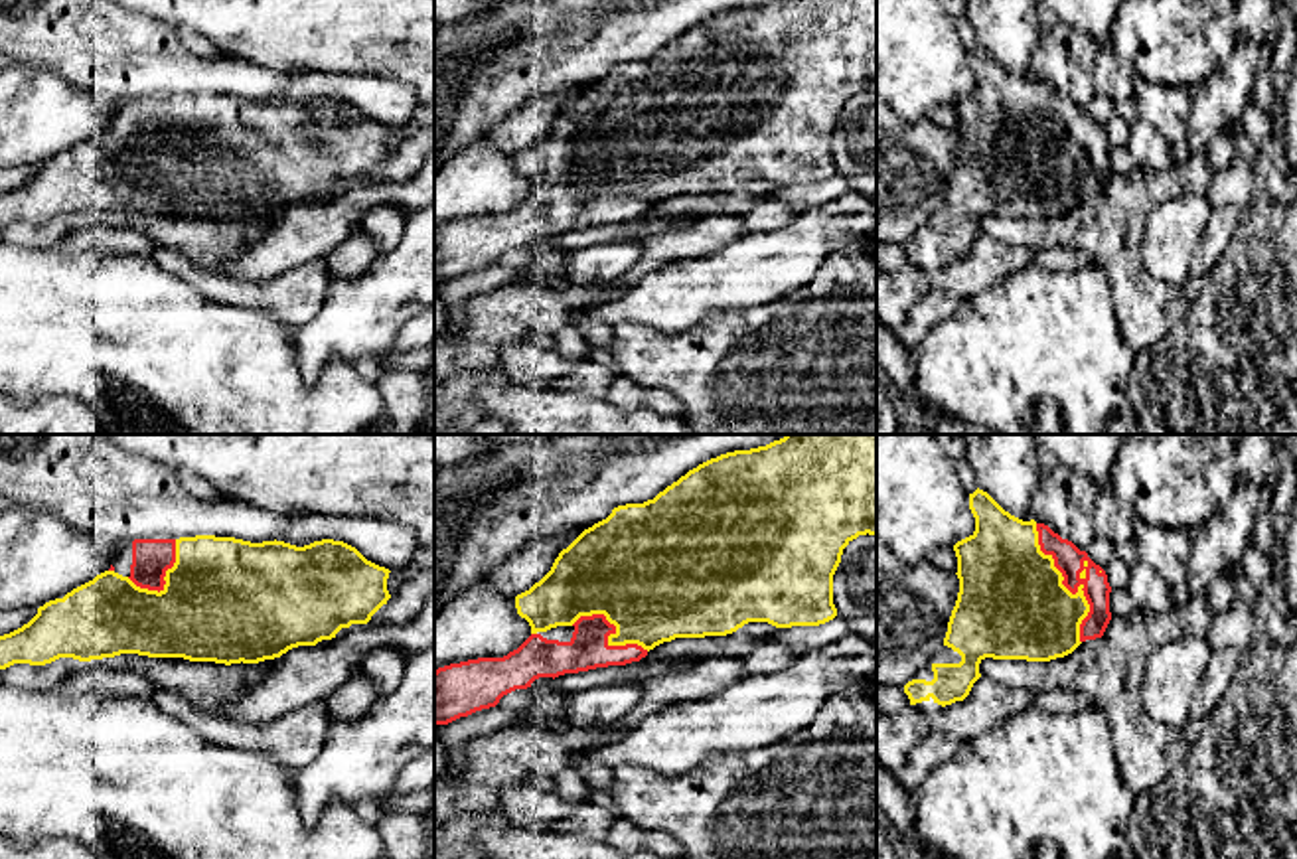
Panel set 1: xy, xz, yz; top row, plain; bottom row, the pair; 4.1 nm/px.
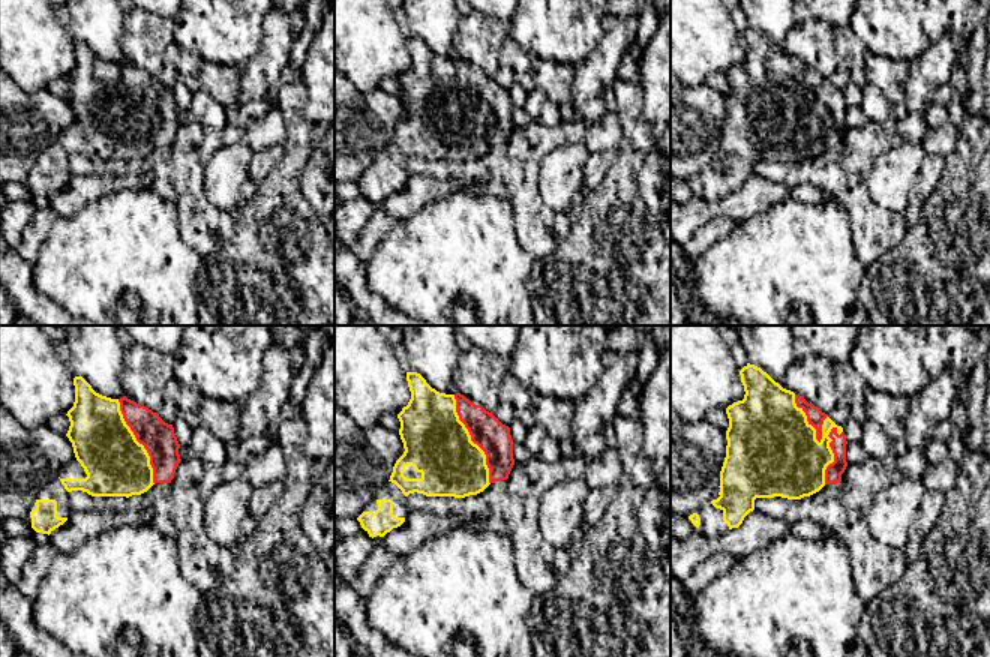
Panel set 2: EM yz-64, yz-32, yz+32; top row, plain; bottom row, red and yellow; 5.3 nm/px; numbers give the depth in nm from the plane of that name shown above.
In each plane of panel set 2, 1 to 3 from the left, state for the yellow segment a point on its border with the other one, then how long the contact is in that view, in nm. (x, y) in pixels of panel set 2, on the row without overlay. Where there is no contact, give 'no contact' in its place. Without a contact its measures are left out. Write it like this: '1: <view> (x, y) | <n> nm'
1: yz-64 (138, 105) | 500 nm
2: yz-32 (471, 104) | 500 nm
3: yz+32 (807, 83) | 300 nm

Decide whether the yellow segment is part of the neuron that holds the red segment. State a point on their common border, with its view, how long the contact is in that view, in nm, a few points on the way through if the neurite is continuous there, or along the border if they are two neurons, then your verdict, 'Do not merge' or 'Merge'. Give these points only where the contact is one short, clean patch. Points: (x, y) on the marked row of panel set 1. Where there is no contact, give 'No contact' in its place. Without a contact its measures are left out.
Touches red at yz (1068, 589). Shared border 500 nm. Merge

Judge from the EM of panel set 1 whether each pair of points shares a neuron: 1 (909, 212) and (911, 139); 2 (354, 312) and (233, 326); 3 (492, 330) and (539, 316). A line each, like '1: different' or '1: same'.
1: same
2: different
3: same

